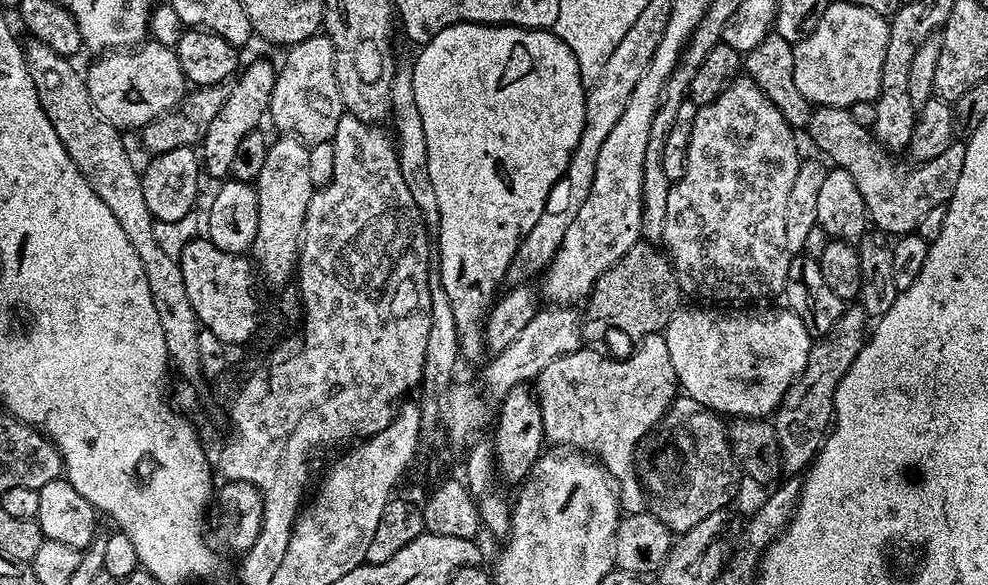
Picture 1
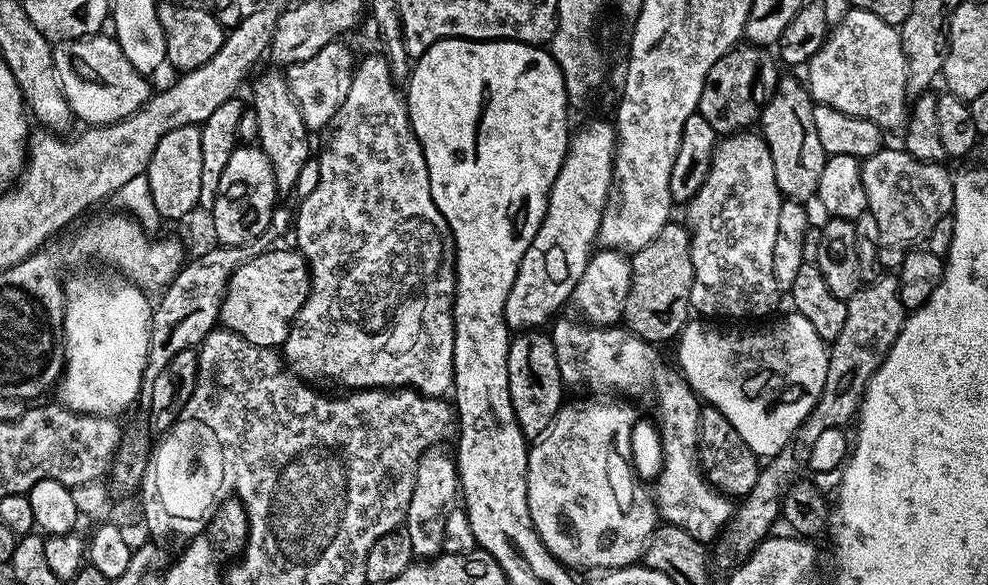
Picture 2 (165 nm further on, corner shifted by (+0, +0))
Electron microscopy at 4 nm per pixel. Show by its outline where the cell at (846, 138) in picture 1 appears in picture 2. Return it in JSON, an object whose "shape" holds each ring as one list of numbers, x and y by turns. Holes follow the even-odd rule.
{"shape":[[885,146,880,152,862,160,860,169,862,184,866,186,867,211,874,214,874,222,878,222,880,243,876,249,885,269,899,269,906,254,927,241,934,226,938,226,938,218,951,213,954,176,944,166,940,162,914,158,900,146]]}

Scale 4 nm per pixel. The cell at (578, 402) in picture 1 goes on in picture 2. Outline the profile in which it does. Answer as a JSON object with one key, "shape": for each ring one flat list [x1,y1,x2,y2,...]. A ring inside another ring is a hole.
{"shape":[[579,319,559,320,551,325,550,335,556,345,558,370,564,381,585,380,589,390,596,392,592,394,625,392,628,396,640,396,652,388,660,407,660,448,664,451,660,485,654,488,659,519,686,530,695,540,715,541,733,519,734,504,712,486,700,466,700,397,683,375,656,353,655,343,635,336,627,327,593,326]]}

